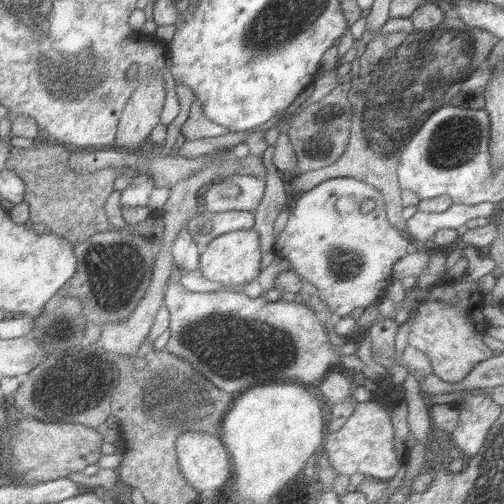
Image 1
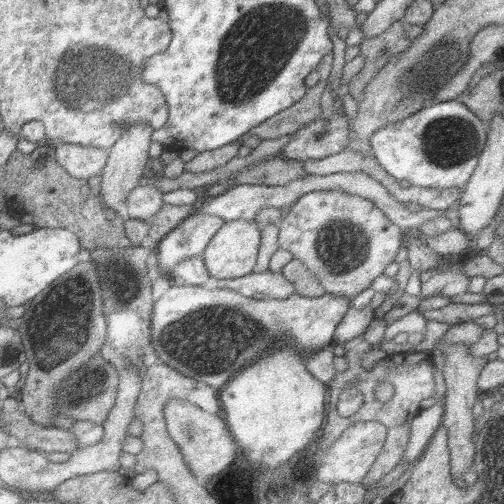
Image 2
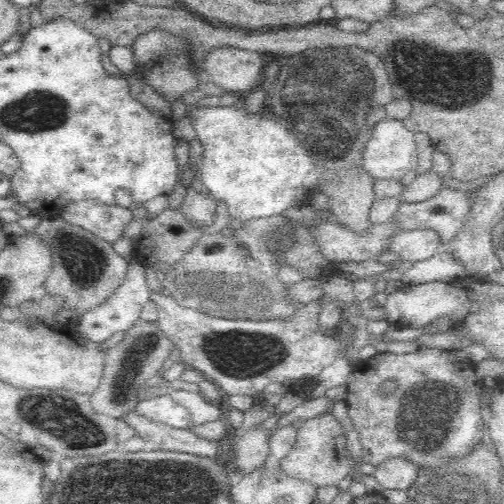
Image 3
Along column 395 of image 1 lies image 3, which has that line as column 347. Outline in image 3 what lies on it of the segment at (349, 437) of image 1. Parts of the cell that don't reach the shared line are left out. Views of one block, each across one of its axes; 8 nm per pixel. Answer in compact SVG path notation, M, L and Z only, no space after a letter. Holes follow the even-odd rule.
M324 412L322 416L316 416L314 420L306 422L298 432L294 448L280 460L280 470L288 474L290 478L312 482L318 488L320 486L338 486L338 482L356 466L346 452L346 436L332 412Z

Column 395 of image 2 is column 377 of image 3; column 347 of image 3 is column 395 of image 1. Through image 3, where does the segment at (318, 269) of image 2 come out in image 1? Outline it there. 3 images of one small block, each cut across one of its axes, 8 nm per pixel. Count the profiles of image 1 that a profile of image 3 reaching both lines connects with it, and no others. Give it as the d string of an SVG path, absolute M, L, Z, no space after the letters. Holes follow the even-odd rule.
M333 178L331 182L323 182L323 186L317 186L315 190L307 192L305 196L295 198L295 202L291 206L293 208L291 220L287 224L287 230L277 240L275 256L281 260L289 260L291 268L295 272L299 272L305 282L317 286L321 300L327 302L327 306L331 308L329 316L333 320L349 318L349 314L353 310L359 310L359 308L367 310L369 304L375 304L385 294L385 286L389 284L391 274L393 274L393 264L413 250L413 240L409 236L401 234L399 230L395 230L387 222L383 204L387 204L383 192L375 190L371 184L365 184L365 182L359 182L353 178ZM341 196L355 198L355 206L347 214L339 214L335 210L335 202ZM363 200L375 200L375 208L367 214L359 212L359 206Z

